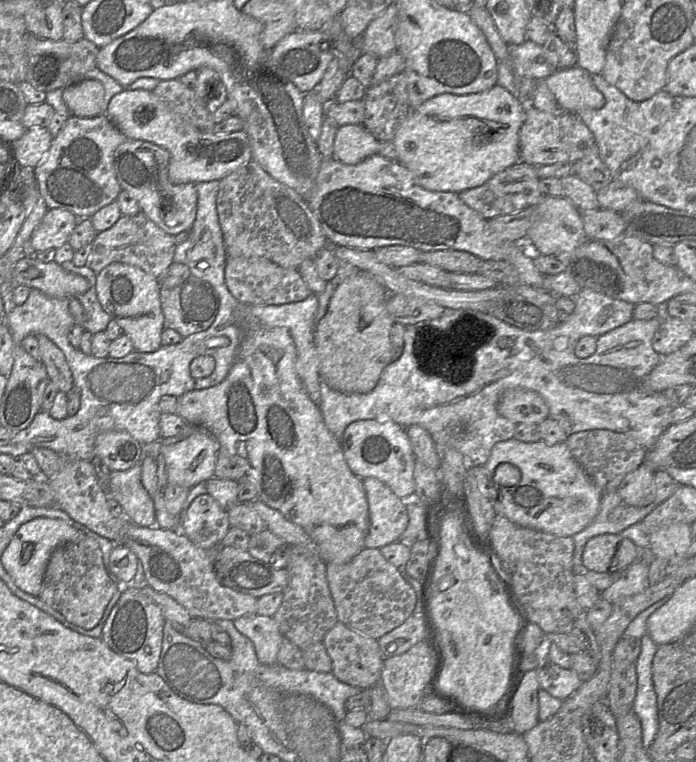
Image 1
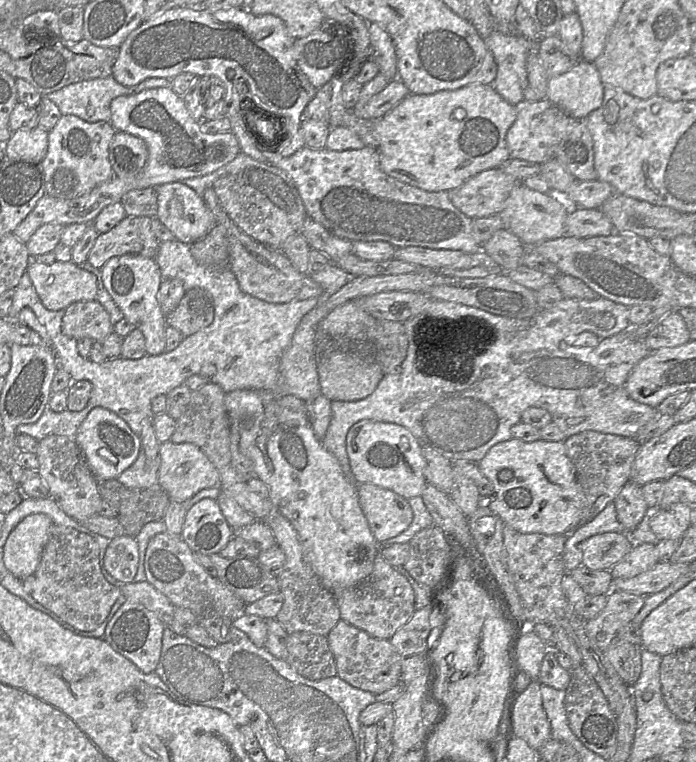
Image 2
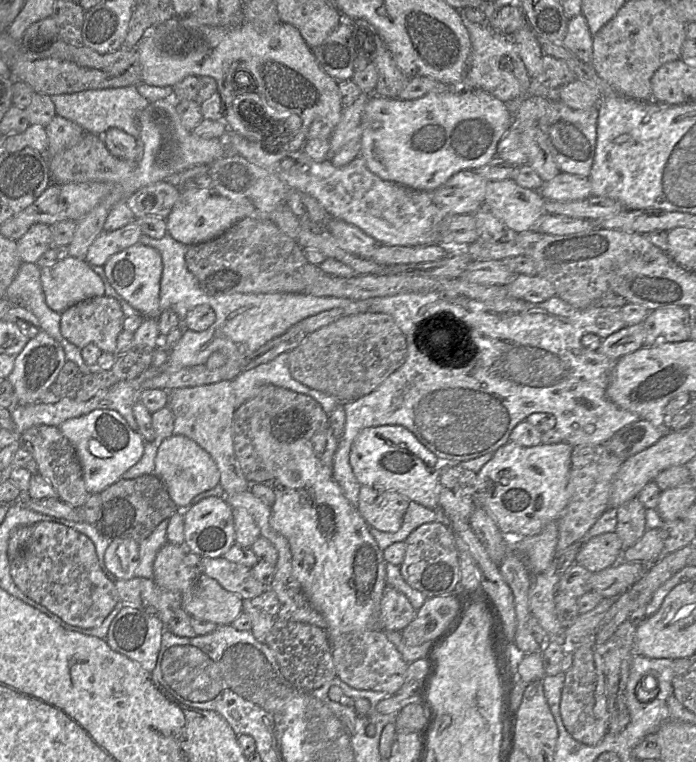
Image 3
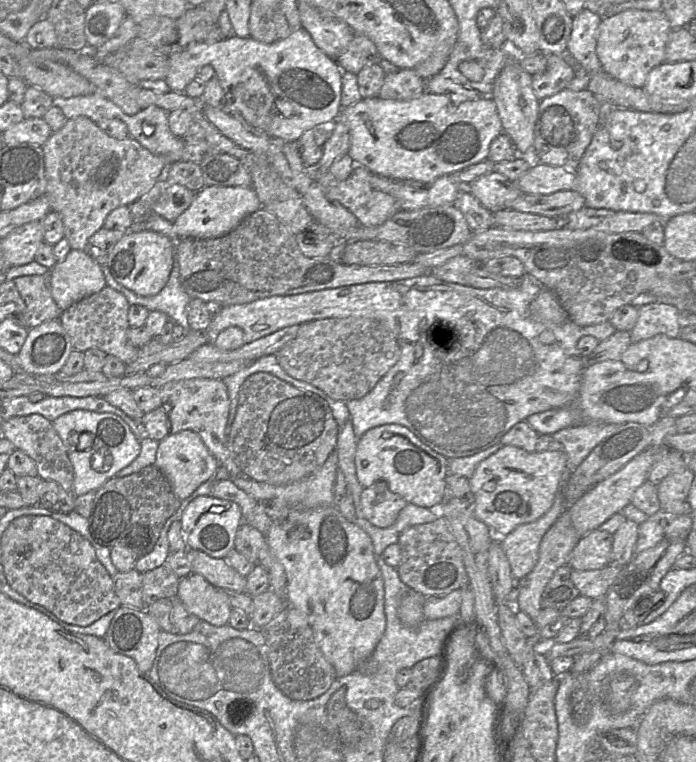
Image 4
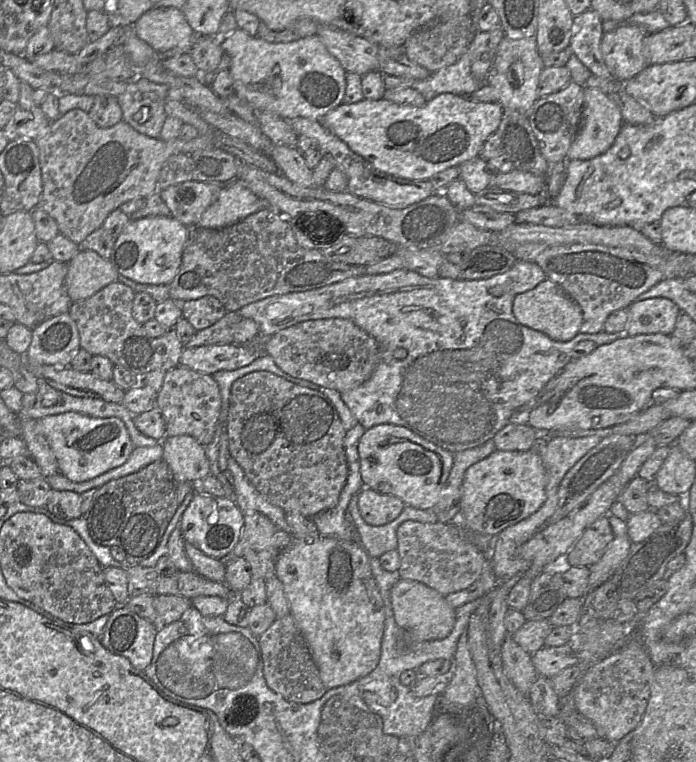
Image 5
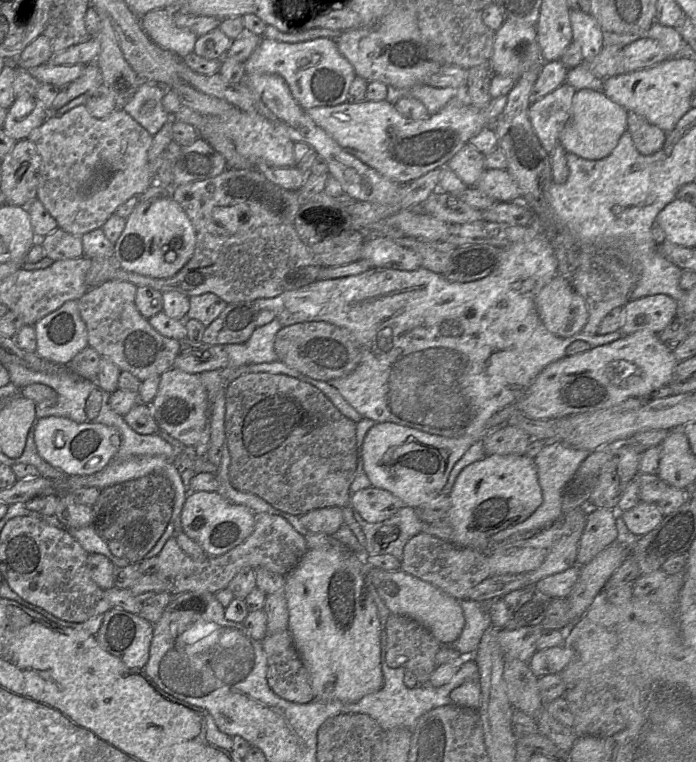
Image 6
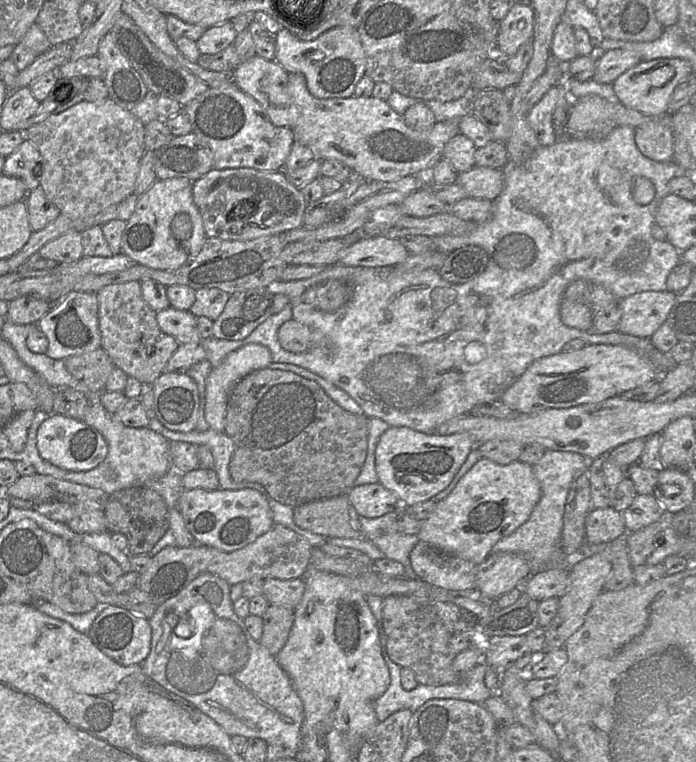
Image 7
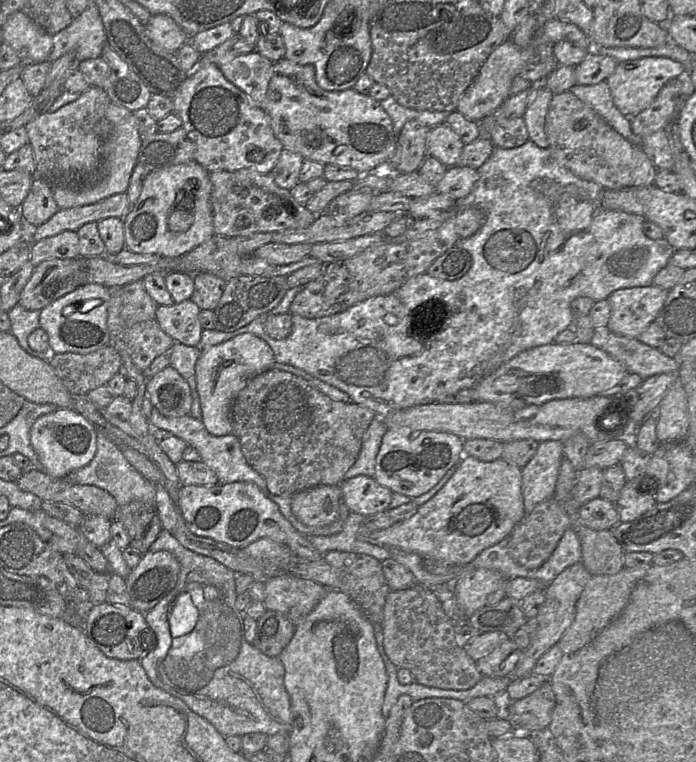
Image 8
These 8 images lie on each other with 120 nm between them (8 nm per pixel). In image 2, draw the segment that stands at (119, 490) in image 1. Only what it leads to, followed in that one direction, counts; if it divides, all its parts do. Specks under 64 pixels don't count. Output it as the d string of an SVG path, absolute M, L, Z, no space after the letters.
M140 450L140 453L135 462L122 472L117 480L127 488L143 489L149 488L158 484L158 471L160 467L160 452L159 456L149 462L146 460L145 450Z

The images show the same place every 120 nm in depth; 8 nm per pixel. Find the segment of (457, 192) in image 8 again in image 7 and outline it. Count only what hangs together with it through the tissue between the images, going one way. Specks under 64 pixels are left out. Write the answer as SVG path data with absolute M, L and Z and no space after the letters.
M475 165L466 172L458 173L455 183L464 189L468 197L494 200L503 190L504 175L502 169Z

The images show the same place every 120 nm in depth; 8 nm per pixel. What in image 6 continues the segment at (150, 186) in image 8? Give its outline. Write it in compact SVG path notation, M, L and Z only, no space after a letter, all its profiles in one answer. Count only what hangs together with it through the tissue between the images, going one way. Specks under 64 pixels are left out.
M170 195L139 203L126 219L126 226L114 245L114 262L128 272L154 278L170 278L192 258L197 231L188 215Z

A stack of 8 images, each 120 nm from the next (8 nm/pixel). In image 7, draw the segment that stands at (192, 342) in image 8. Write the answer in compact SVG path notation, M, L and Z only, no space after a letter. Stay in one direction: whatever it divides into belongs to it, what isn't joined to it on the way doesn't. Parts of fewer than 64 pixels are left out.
M168 307L156 313L160 329L174 337L181 345L201 344L202 338L197 325L197 317L189 310Z

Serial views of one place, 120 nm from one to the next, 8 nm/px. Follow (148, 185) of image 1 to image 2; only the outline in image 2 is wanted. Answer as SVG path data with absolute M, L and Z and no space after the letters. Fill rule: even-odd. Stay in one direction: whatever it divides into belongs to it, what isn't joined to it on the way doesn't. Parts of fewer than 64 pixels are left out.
M116 131L110 143L109 157L114 177L134 177L146 165L149 151L140 137ZM172 182L154 188L158 196L156 217L177 240L192 245L215 226L215 217L203 196L185 183Z

